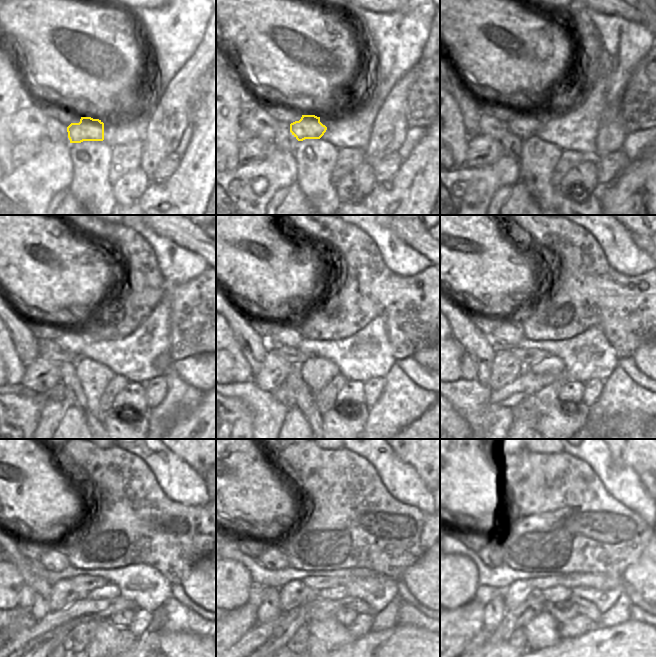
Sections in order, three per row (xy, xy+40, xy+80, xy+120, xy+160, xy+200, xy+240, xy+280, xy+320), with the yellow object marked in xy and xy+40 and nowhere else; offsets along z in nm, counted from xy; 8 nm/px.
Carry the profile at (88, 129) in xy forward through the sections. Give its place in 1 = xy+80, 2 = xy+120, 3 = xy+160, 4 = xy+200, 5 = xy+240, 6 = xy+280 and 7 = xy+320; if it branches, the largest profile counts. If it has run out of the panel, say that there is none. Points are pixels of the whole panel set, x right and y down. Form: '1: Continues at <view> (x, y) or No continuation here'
1: Continues at xy+80 (525, 124)
2: Continues at xy+120 (70, 341)
3: Continues at xy+160 (288, 335)
4: Continues at xy+200 (508, 333)
5: Continues at xy+240 (53, 560)
6: Continues at xy+280 (272, 558)
7: Continues at xy+320 (491, 555).

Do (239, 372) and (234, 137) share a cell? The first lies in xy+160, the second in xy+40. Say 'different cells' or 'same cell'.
same cell

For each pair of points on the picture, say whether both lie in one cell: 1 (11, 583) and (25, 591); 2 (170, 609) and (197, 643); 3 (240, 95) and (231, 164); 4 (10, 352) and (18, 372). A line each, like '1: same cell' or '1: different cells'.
1: different cells
2: different cells
3: same cell
4: same cell

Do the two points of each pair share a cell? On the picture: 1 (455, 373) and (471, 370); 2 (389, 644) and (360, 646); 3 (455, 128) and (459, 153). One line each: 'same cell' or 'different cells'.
1: different cells
2: same cell
3: same cell

